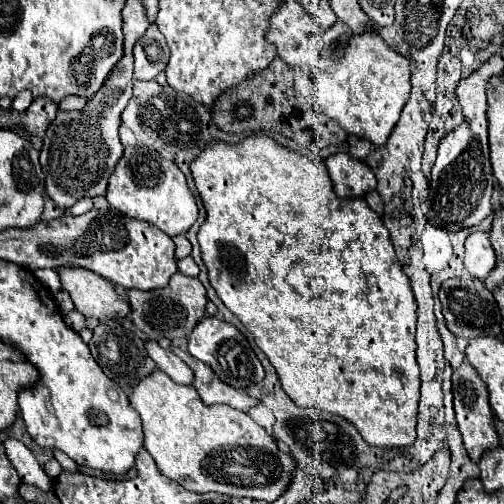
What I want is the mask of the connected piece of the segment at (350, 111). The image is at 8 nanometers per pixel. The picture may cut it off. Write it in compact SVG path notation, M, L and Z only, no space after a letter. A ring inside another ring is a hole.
M340 21L323 30L325 32L321 40L324 46L320 56L311 66L301 68L313 80L309 90L309 102L313 110L339 122L349 137L367 138L375 146L385 144L409 100L409 60L389 48L373 30L353 34Z

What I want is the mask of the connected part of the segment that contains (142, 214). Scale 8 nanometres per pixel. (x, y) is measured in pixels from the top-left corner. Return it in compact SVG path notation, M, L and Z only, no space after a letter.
M147 146L125 148L121 160L117 162L109 178L107 202L113 210L133 220L149 222L163 230L167 236L187 232L197 220L197 206L193 194L187 188L183 172L177 168L173 160L161 156L157 150Z

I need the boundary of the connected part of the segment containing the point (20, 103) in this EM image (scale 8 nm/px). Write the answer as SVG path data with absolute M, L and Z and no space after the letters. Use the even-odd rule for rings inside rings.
M23 90L23 92L13 100L13 110L17 110L17 112L25 112L25 110L31 106L31 102L33 102L31 92Z

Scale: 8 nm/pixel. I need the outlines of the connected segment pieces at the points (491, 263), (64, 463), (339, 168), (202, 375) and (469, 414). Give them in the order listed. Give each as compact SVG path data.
M471 232L465 240L465 268L473 278L485 280L495 268L495 252L487 232Z
M54 450L53 454L55 459L61 464L63 470L67 470L67 472L71 473L78 472L77 464L64 452L60 450Z
M333 154L325 160L329 176L333 180L335 192L341 198L363 198L367 192L375 190L375 174L365 162L349 154Z
M171 345L170 349L193 370L193 374L195 374L193 388L197 390L197 394L199 394L199 398L201 398L203 404L207 404L207 406L227 404L227 406L237 408L241 412L247 412L249 408L253 408L255 404L259 404L255 398L245 396L241 390L235 390L235 388L223 384L207 364L199 362L189 352L183 351L173 345Z
M465 362L461 368L453 372L453 406L455 406L455 416L457 416L457 426L463 436L463 444L467 448L467 454L473 462L479 462L481 456L487 450L499 448L499 436L495 430L495 418L489 406L489 394L485 384L475 376L475 370L469 368Z

